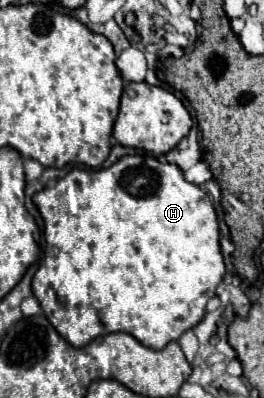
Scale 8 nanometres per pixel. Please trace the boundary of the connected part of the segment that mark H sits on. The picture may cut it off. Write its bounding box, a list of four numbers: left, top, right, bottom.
[32,155,224,349]

